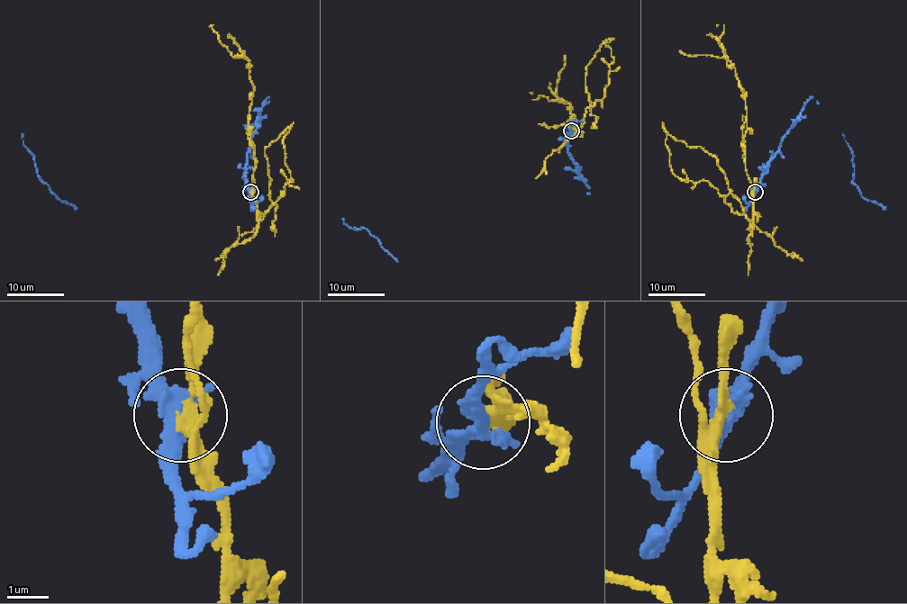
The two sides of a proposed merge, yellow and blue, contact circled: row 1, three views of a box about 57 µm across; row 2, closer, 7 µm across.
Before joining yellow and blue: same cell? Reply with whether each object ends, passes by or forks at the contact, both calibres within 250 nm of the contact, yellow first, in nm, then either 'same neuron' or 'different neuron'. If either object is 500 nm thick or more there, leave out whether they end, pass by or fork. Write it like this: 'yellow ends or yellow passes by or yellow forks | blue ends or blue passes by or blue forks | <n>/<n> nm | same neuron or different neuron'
yellow forks | blue passes by | 240/420 nm | different neuron

